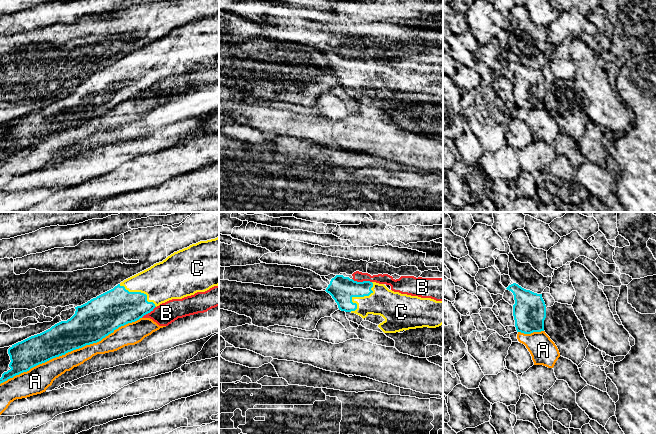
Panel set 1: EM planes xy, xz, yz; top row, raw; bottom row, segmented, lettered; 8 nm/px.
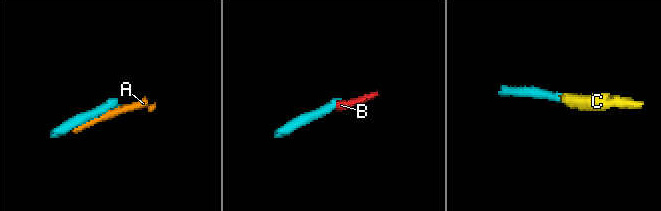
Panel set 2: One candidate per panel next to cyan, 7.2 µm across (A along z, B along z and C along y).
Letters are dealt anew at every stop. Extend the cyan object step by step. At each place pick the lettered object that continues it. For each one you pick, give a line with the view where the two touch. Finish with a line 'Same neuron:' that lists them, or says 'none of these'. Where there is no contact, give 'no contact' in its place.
C: contact in xz
Same neuron: C

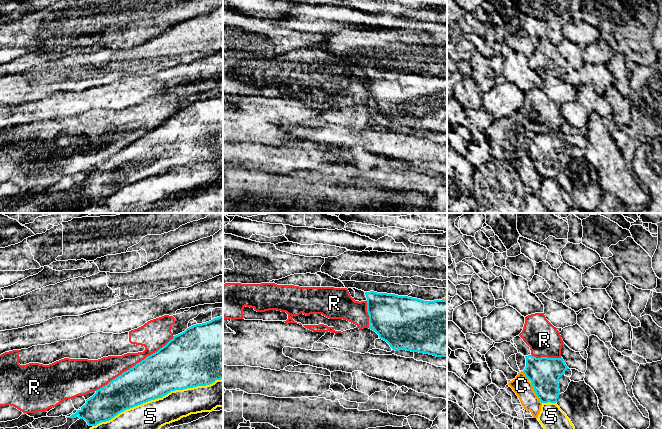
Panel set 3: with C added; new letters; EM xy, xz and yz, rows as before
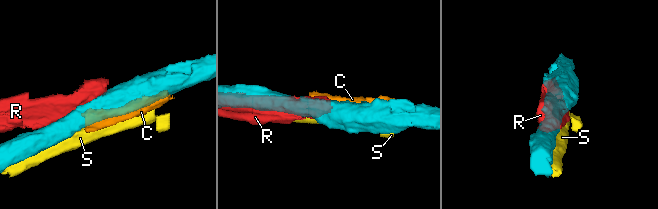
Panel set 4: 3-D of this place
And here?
Same neuron: none of these

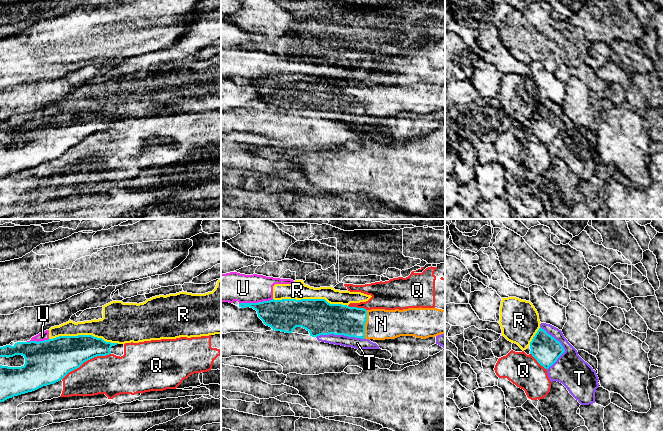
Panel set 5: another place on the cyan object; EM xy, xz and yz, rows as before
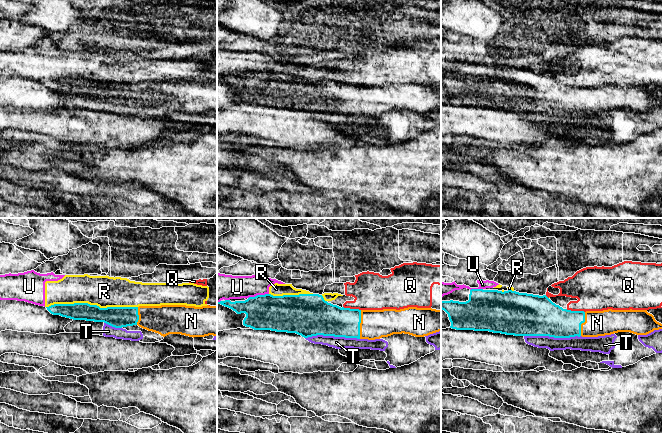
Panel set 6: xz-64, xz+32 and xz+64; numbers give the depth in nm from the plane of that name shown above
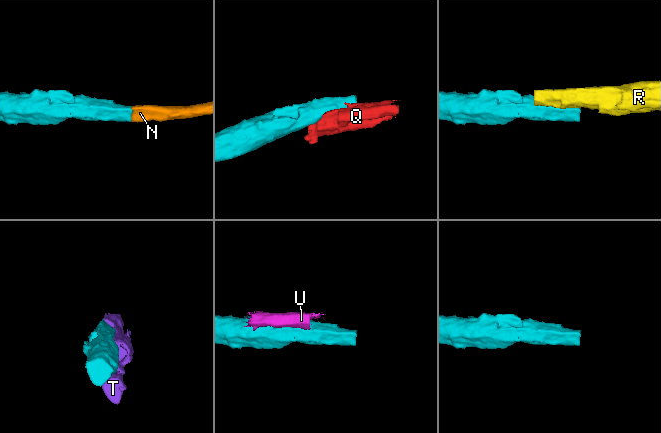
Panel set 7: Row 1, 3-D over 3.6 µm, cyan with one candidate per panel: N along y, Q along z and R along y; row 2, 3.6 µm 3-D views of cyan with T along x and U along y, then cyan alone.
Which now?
N: contact in xz
Same neuron: N

